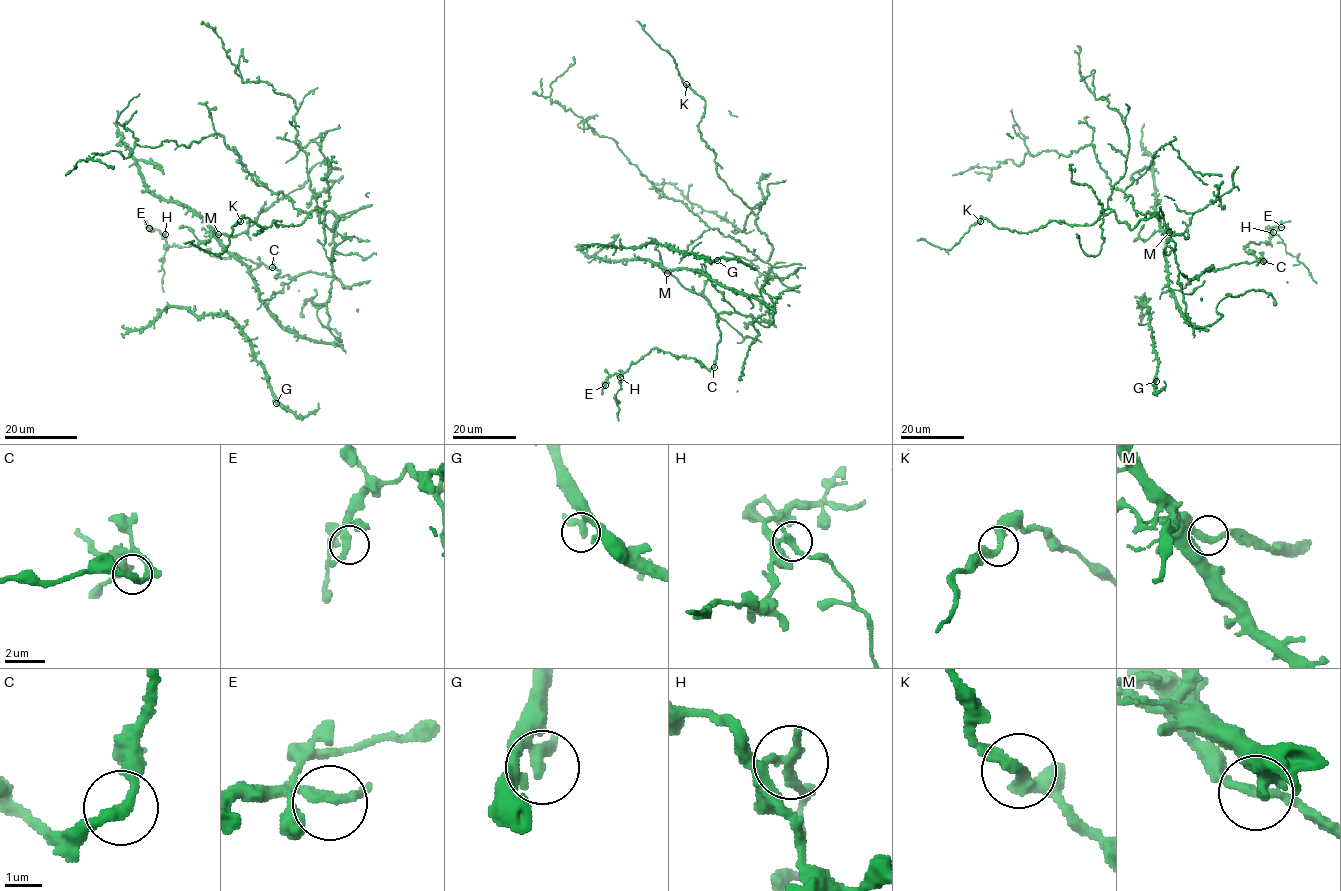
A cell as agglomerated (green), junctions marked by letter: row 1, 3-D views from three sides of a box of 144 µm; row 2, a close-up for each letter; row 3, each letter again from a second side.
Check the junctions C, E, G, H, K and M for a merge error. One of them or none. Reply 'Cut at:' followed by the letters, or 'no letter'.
Cut at: H

